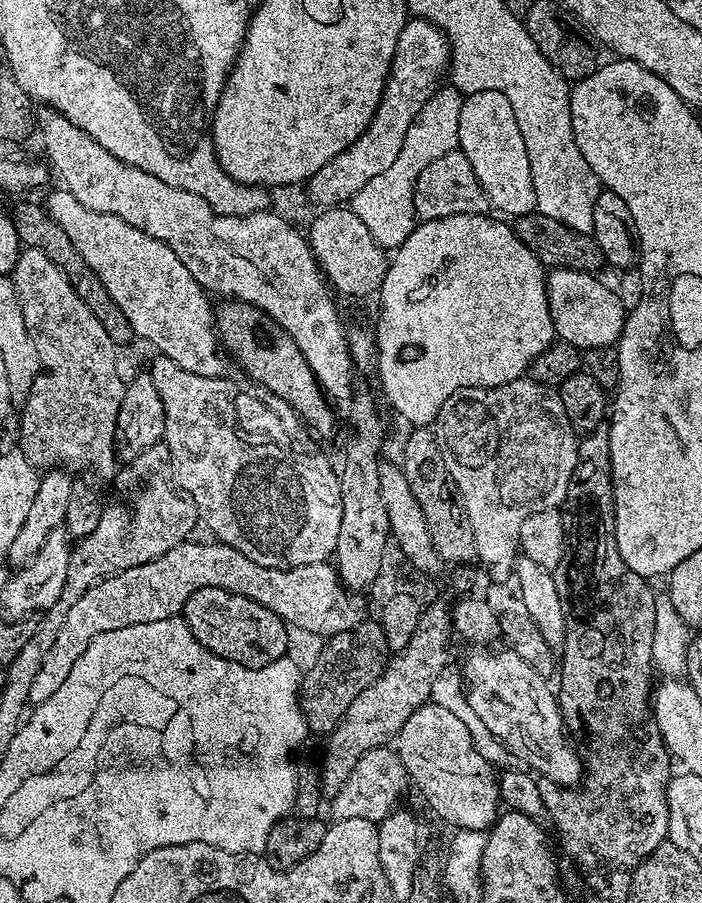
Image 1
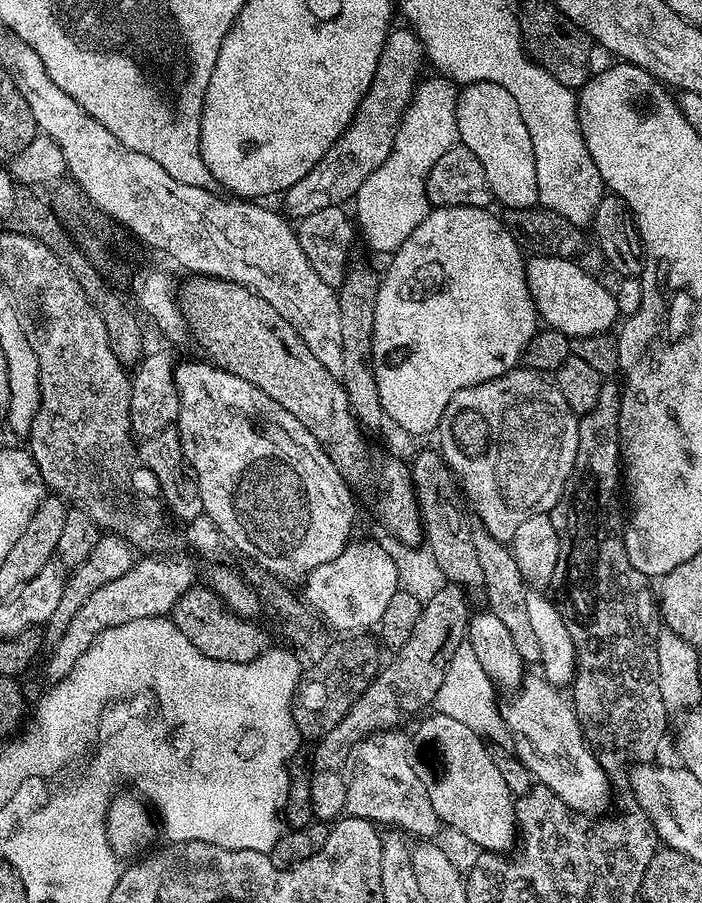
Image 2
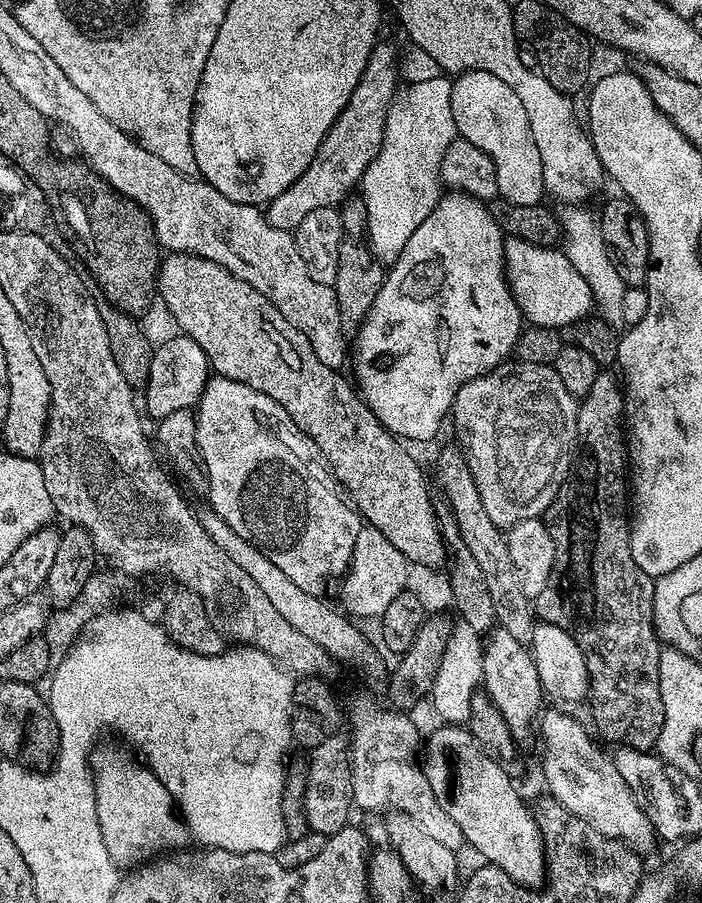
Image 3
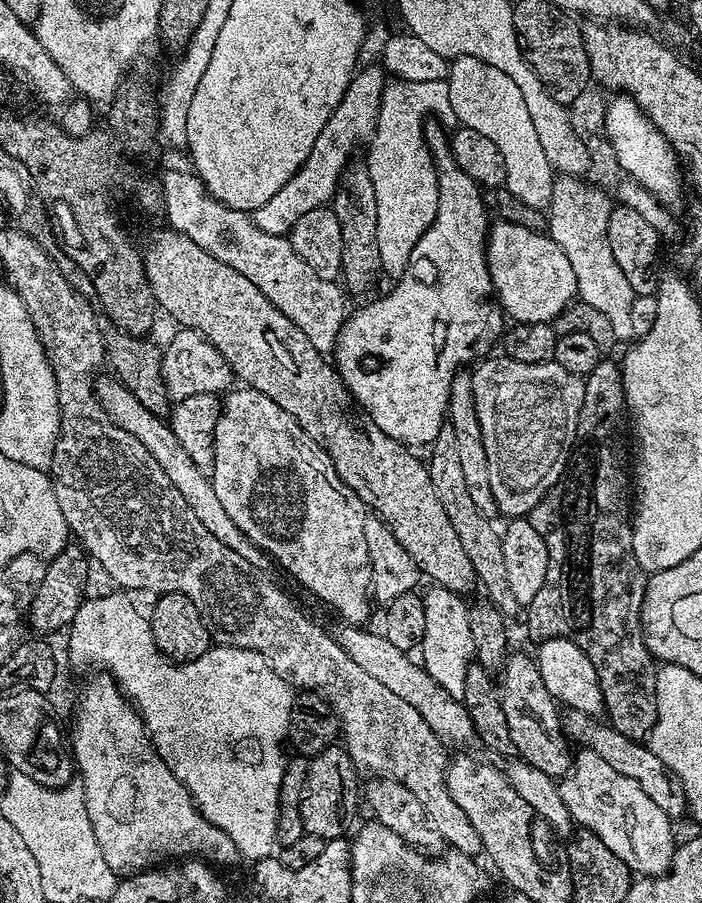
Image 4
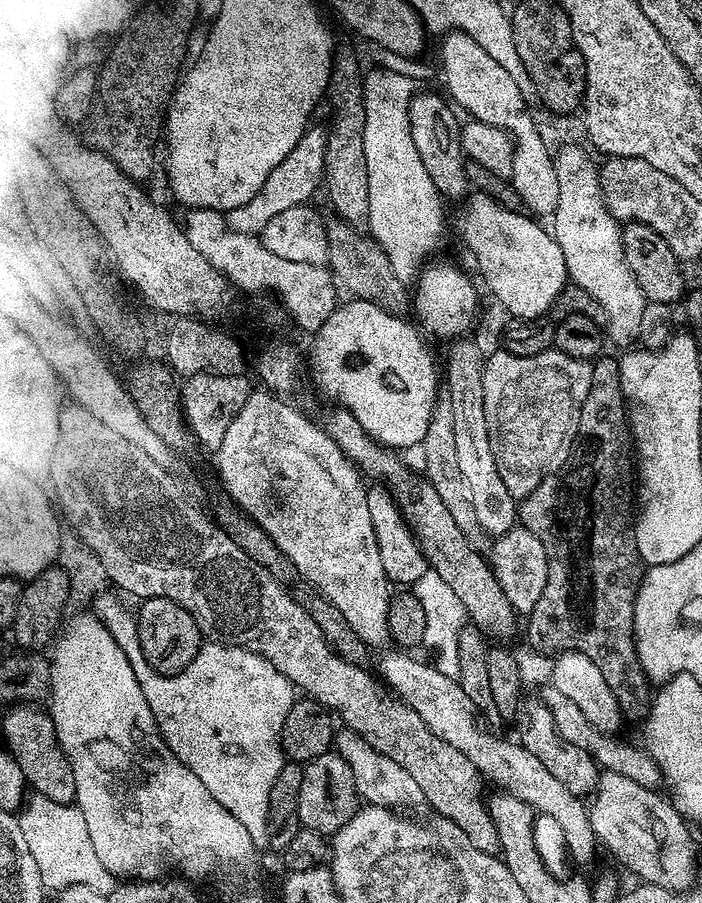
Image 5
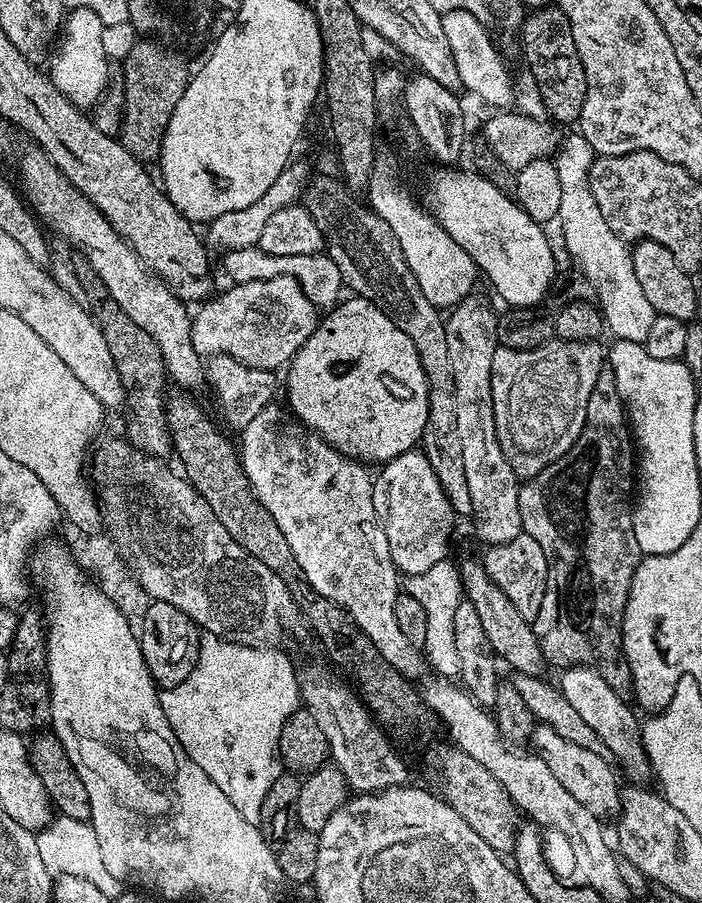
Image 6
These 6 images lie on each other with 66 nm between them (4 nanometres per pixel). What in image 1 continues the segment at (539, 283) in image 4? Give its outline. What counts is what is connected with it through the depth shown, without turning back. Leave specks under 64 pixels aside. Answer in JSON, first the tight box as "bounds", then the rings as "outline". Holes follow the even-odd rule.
{"bounds":[547,268,626,348],"outline":[[[554,268],[547,273],[548,305],[557,337],[575,348],[610,348],[619,341],[626,310],[615,287],[607,288],[599,275],[569,268]]]}

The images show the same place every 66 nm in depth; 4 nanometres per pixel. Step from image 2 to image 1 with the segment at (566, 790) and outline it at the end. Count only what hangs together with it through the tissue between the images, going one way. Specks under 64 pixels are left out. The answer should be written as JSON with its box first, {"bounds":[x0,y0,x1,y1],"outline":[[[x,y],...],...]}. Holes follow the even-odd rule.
{"bounds":[462,650,582,786],"outline":[[[476,650],[476,653],[464,664],[462,679],[466,685],[468,702],[473,707],[478,718],[486,722],[490,734],[500,739],[519,758],[525,759],[529,769],[546,779],[552,779],[556,784],[576,786],[582,780],[582,761],[564,726],[564,719],[560,713],[557,693],[553,685],[543,676],[539,676],[534,669],[526,666],[518,654],[510,650],[504,652],[488,652],[492,650]]]}

